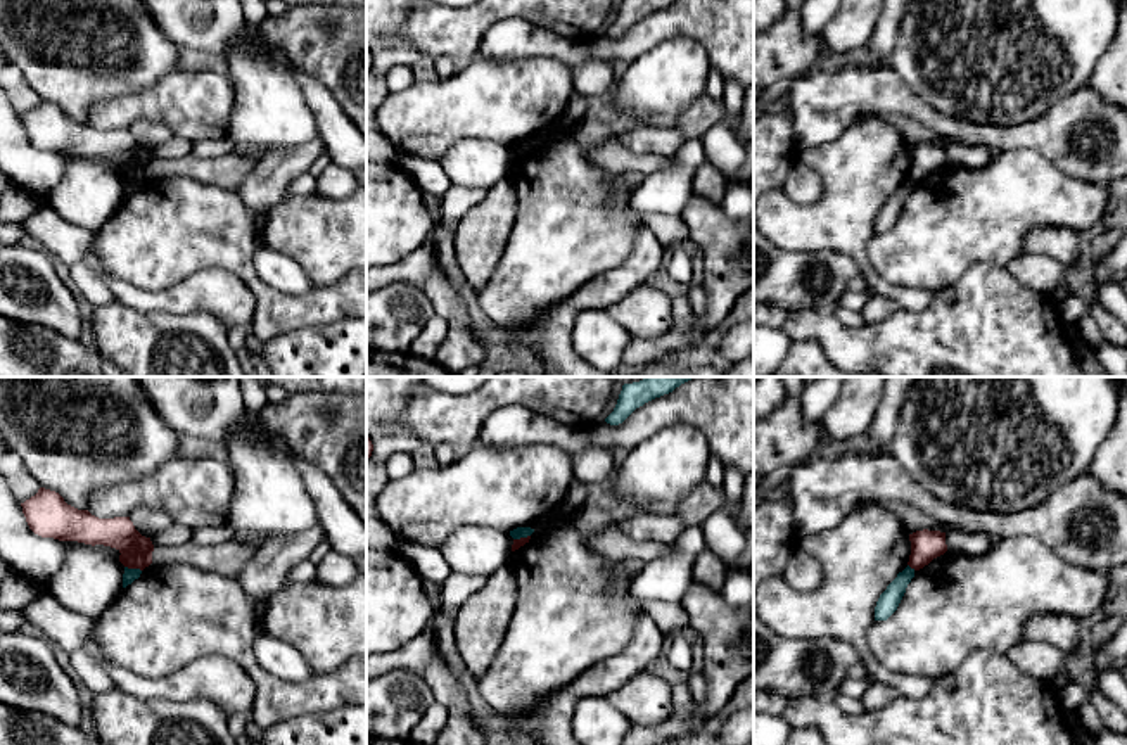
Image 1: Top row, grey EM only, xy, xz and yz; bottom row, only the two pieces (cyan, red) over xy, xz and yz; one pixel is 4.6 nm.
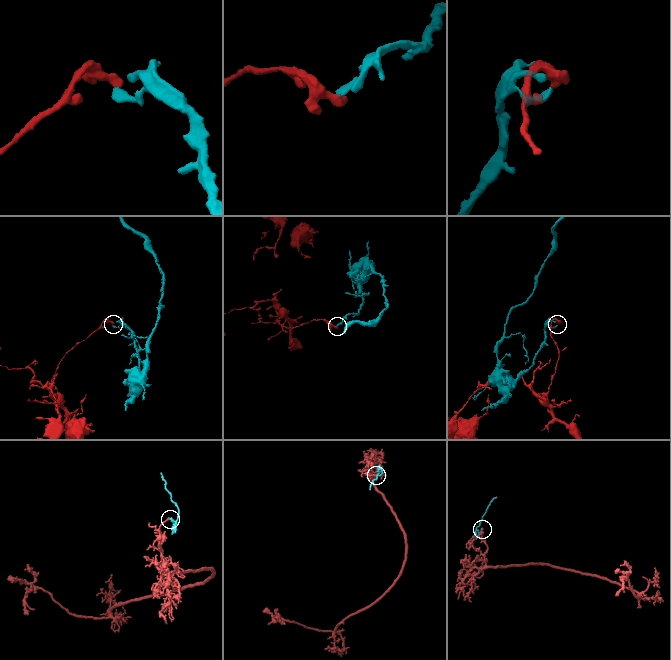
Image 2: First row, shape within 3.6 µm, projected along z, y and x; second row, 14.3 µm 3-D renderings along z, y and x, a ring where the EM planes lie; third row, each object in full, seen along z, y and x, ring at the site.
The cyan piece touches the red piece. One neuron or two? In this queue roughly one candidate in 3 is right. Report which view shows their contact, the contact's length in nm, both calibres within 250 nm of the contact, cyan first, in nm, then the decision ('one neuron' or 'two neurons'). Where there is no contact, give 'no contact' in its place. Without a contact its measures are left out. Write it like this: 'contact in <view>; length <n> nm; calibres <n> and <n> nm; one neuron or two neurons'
contact in xy; length 80 nm; calibres 60 and 150 nm; two neurons

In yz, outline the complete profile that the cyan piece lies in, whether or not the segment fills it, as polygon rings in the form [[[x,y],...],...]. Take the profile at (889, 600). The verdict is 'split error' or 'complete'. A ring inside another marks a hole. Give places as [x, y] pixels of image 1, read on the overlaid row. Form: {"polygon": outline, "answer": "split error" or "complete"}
{"polygon": [[[909,565],[897,574],[897,577],[887,586],[887,589],[880,595],[875,607],[875,621],[887,621],[899,607],[907,584],[914,577],[914,569]]], "answer": "complete"}

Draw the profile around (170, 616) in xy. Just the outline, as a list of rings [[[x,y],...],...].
[[[150,564],[145,567],[140,577],[123,588],[97,619],[93,634],[109,664],[143,678],[166,678],[188,662],[207,655],[232,659],[256,686],[251,717],[261,729],[289,717],[366,704],[366,657],[351,657],[337,671],[315,672],[302,683],[292,683],[268,672],[254,655],[254,641],[259,634],[256,610],[237,579],[190,564],[164,567]]]

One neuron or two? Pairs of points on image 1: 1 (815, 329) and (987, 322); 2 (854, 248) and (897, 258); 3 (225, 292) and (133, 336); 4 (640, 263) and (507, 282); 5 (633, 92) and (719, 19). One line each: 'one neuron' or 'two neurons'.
1: one neuron
2: two neurons
3: two neurons
4: two neurons
5: two neurons

